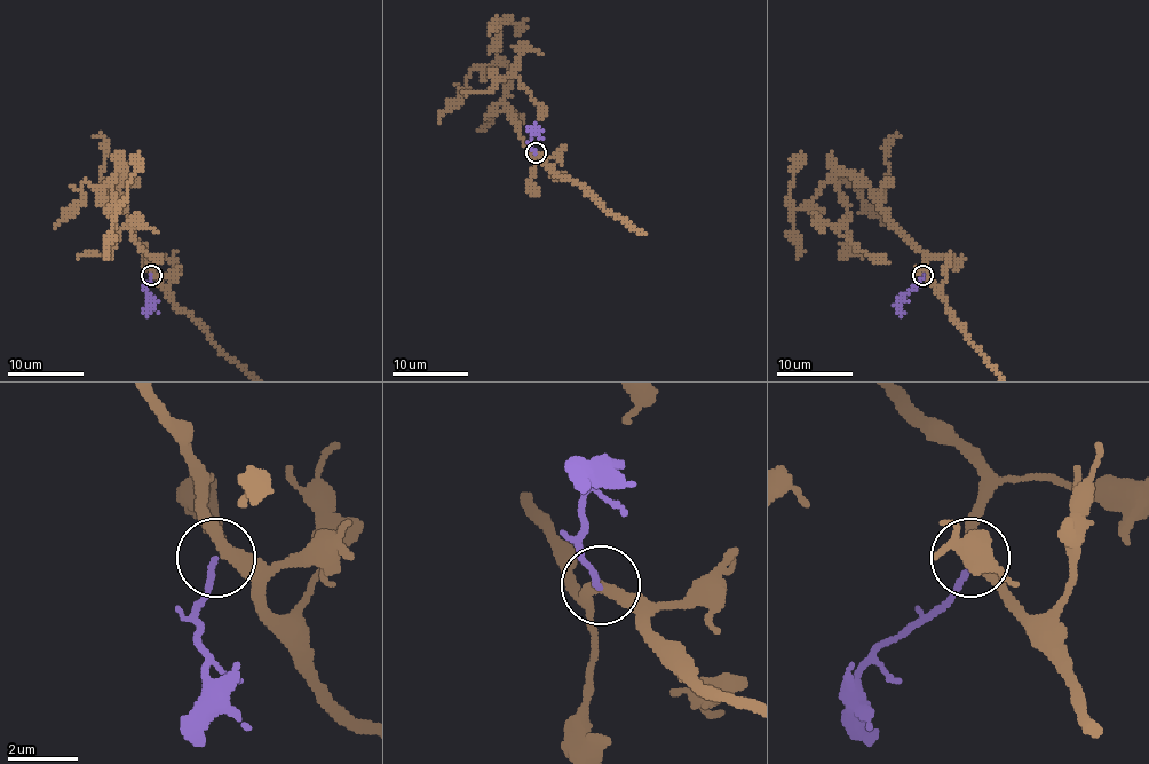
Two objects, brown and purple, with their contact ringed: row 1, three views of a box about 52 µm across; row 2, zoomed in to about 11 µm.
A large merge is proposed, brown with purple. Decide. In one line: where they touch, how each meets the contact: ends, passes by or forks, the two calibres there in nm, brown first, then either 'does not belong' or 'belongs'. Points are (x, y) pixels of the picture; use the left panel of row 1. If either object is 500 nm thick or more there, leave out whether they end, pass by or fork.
place (151, 275); brown passes by; purple ends; calibres 360 and 140 nm; belongs

